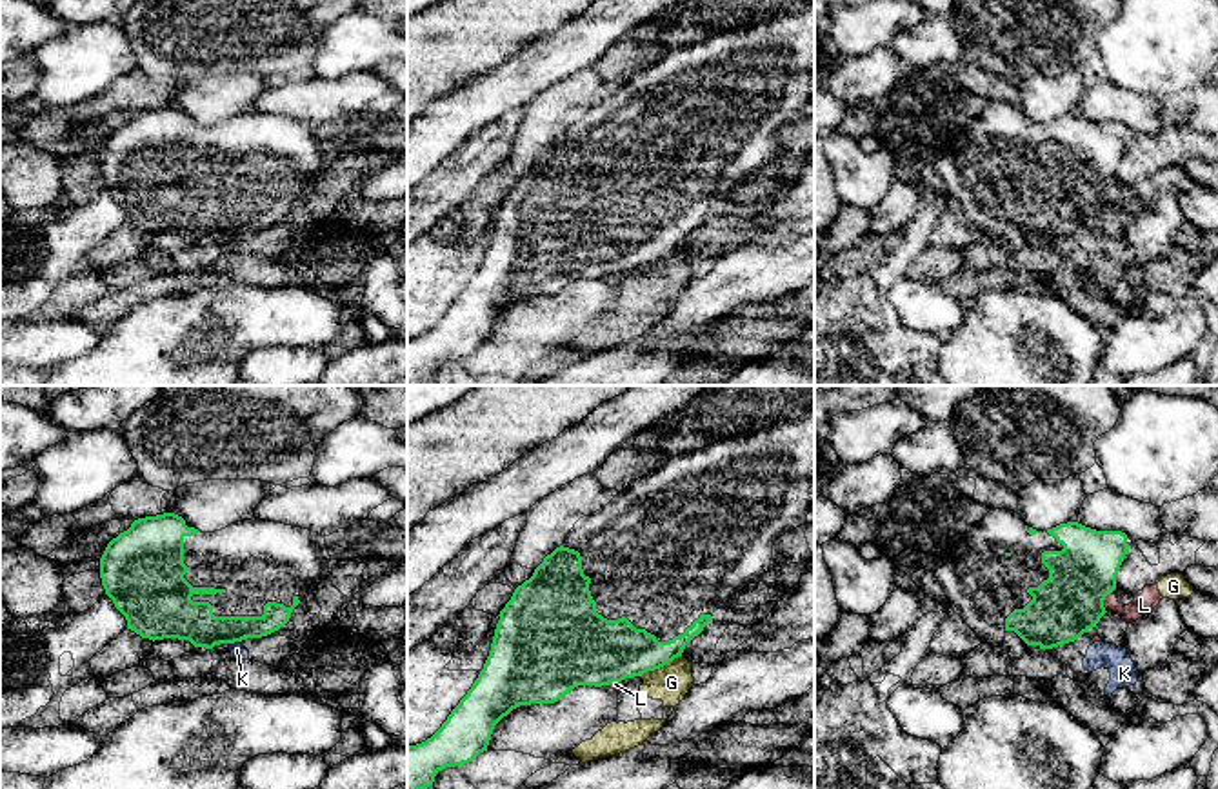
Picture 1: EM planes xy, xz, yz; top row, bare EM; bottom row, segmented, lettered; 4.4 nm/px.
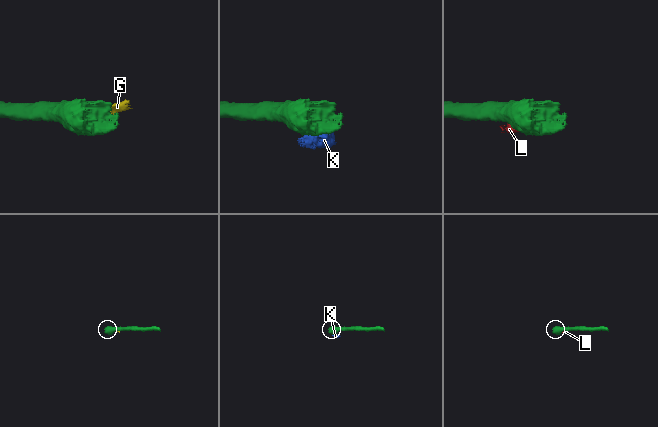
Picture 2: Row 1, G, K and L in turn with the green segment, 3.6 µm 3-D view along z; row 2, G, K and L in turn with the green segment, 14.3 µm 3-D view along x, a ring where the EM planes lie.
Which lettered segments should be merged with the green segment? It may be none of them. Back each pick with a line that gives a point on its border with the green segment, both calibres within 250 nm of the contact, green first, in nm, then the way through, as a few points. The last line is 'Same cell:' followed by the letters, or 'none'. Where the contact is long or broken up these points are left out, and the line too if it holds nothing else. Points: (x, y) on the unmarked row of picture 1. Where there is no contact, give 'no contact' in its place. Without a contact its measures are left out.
Same cell: none

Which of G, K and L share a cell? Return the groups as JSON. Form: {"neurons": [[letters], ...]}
{"neurons": [["G", "L"], ["K"]]}

